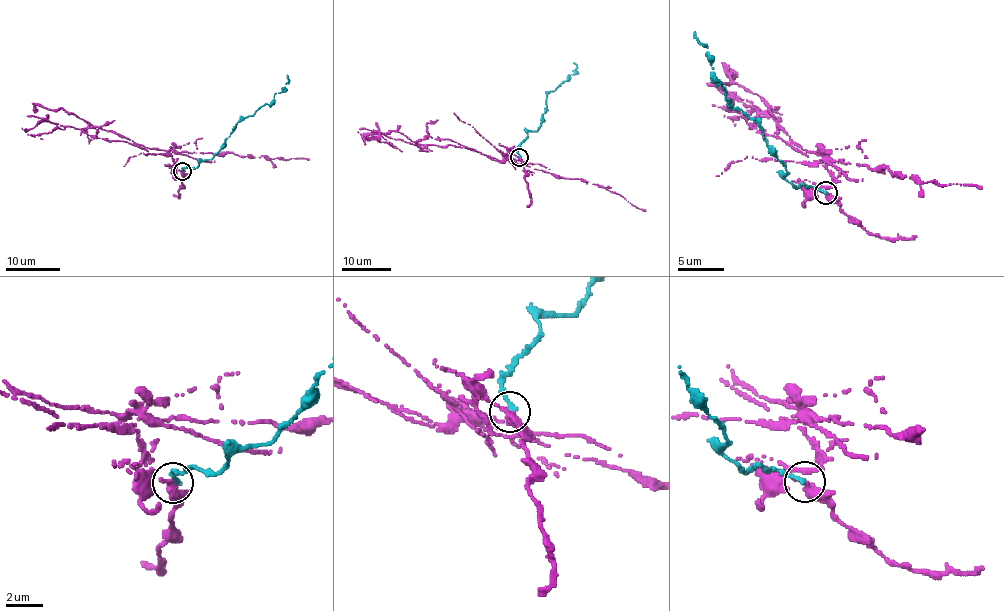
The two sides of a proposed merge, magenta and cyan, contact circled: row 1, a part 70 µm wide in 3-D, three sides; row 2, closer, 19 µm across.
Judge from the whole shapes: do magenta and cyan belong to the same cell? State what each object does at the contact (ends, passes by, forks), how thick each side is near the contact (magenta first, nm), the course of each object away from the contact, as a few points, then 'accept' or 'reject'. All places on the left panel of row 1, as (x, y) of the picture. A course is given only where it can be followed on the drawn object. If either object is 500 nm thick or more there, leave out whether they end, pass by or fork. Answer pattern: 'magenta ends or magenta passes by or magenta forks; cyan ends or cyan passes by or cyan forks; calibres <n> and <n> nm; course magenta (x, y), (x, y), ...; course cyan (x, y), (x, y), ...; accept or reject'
magenta ends; cyan ends; calibres 480 and 280 nm; course magenta (182, 170), (173, 168), (171, 151), (146, 148), (98, 127), (39, 121), (27, 135), (65, 126); course cyan (182, 170), (195, 168), (199, 163), (211, 159), (241, 120), (273, 101), (274, 94), (289, 81), (286, 74); reject

